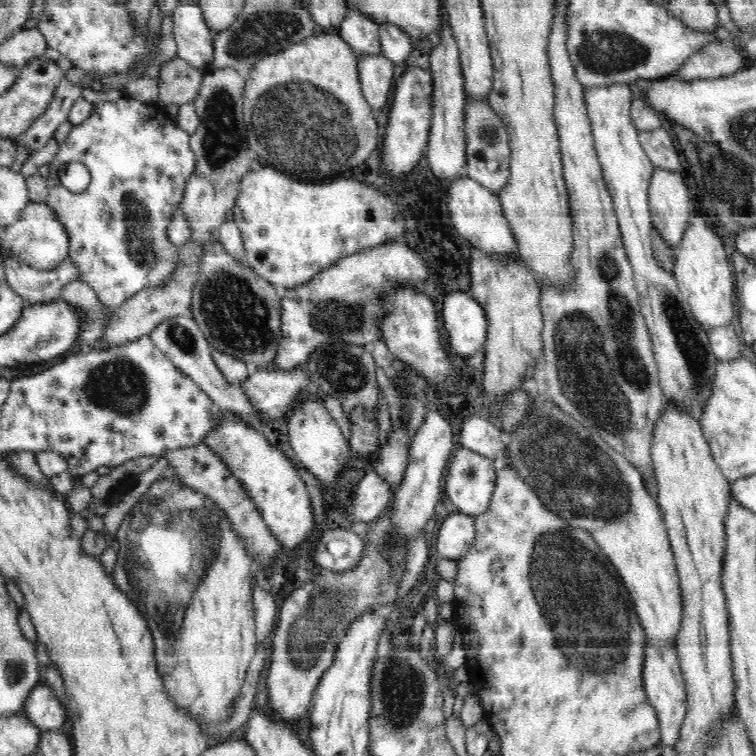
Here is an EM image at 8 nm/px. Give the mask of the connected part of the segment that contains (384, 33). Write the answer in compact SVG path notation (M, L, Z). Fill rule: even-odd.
M379 25L381 52L394 65L404 64L412 53L410 37L394 25Z

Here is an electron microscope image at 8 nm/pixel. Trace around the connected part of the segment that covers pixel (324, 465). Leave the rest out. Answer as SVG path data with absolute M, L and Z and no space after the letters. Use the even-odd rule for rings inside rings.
M309 397L298 402L298 406L293 410L293 415L288 420L287 429L289 430L292 450L294 450L298 460L302 462L302 466L314 474L320 484L334 488L335 481L343 469L343 462L347 459L349 451L347 441L328 413L325 403L319 399L314 401Z

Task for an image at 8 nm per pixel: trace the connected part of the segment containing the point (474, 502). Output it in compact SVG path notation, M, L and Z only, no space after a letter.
M464 447L455 450L452 458L449 460L448 472L445 473L445 479L445 493L462 515L474 518L484 515L489 510L494 496L494 488L498 480L493 459Z

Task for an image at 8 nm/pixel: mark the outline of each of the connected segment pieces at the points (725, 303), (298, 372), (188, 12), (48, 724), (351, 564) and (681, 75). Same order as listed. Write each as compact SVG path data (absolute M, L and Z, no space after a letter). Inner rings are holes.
M692 212L692 218L687 222L676 250L673 274L698 323L711 329L727 325L734 318L734 275L722 238L708 228L698 214L700 212Z
M307 365L294 370L279 370L275 367L258 369L240 384L243 396L251 402L251 406L265 420L276 420L287 414L290 404L298 393L311 382Z
M180 3L173 12L173 34L177 41L178 57L190 66L196 68L198 72L206 74L213 67L213 38L214 33L204 21L203 11L198 4ZM190 18L190 32L186 32L186 22Z
M44 682L30 691L21 713L42 732L61 730L67 718L66 708L59 703L54 691Z
M330 526L322 538L324 540L316 554L320 566L332 571L344 571L354 568L361 559L364 543L350 529Z
M731 42L706 44L703 50L692 56L680 72L672 78L684 80L716 79L736 75L744 70L743 52L733 47Z

